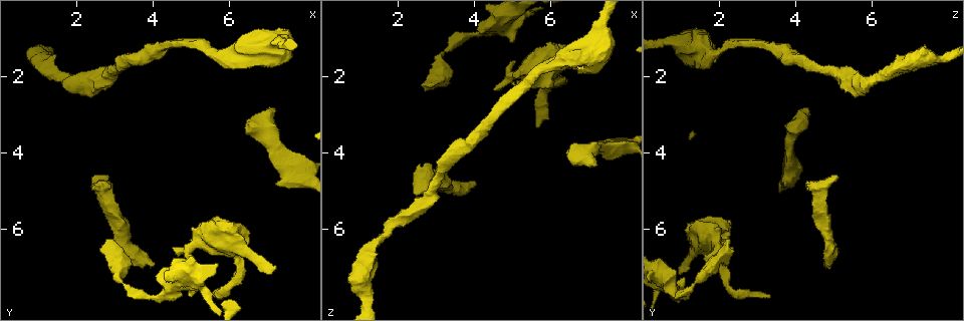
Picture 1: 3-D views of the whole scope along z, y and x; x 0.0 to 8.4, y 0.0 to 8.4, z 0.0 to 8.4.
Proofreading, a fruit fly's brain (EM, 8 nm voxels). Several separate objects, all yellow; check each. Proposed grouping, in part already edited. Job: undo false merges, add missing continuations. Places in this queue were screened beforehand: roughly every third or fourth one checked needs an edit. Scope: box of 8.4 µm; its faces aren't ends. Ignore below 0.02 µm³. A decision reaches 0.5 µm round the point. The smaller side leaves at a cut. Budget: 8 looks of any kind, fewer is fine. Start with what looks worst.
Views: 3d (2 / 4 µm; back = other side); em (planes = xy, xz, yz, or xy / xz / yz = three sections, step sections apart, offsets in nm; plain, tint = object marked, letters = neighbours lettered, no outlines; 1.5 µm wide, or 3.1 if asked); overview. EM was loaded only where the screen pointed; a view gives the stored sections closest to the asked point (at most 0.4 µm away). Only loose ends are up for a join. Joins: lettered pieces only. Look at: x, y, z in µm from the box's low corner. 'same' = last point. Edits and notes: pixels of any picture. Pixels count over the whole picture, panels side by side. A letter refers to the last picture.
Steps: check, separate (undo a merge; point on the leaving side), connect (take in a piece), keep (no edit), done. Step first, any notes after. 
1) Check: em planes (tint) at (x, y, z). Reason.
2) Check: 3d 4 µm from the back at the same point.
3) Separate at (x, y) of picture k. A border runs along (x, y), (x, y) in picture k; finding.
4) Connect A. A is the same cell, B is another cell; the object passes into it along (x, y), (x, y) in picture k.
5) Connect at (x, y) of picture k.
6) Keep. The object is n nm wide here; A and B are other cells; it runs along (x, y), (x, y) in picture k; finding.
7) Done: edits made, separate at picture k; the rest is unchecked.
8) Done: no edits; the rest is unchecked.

Check: em xz step 8 (letters) at (2.85, 6.30, 2.25). Branch stops here.

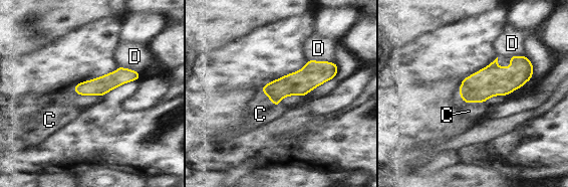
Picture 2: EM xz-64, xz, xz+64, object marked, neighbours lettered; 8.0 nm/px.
Check: em planes (letters) at the same point. Another direction.

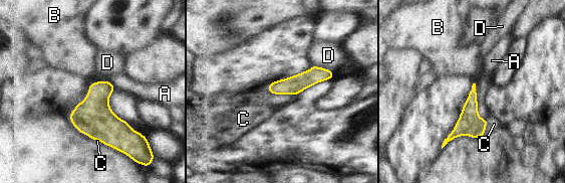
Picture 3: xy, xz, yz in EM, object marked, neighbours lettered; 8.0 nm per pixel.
Connect C. C is the same cell, A, B and D are other cells; the neuron continues.

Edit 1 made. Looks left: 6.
Check: overview.

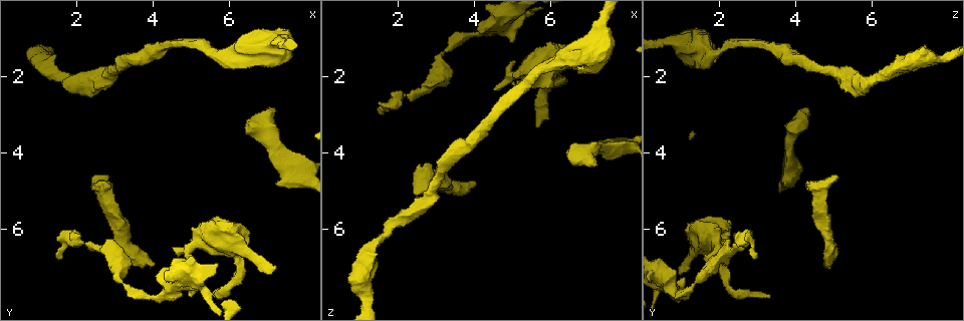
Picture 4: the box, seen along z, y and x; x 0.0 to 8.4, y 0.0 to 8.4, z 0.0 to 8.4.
Check: em planes (letters) at (3.95, 6.90, 4.80). Free end.

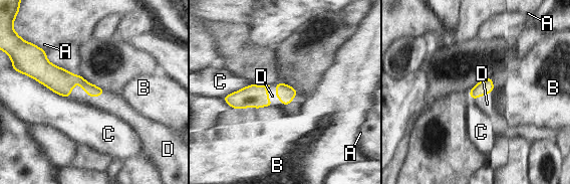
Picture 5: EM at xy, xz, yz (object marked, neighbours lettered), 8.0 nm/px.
Connect D. D is the same cell, A, B and C are other cells; the object passes into it along (57, 79), (83, 89), (111, 103) in picture 5; it goes on there.

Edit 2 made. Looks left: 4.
Check: overview. See it whole again.

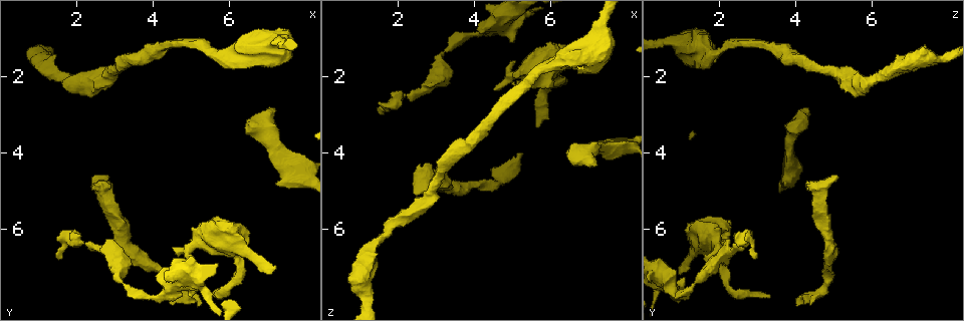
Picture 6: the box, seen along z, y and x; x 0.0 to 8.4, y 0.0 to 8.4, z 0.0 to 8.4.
Check: em planes (letters) at (7.20, 6.95, 1.05). Branch stops here.

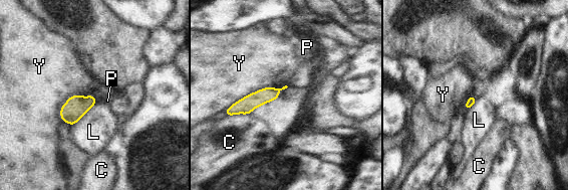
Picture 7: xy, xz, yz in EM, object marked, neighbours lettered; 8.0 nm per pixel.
Keep. C, L, P and Y are other cells; it runs along (276, 90), (229, 113) in picture 7; none of them fits.

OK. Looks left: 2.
Done: edits made, connect at picture 3, connect at picture 5; the rest is unchecked.

